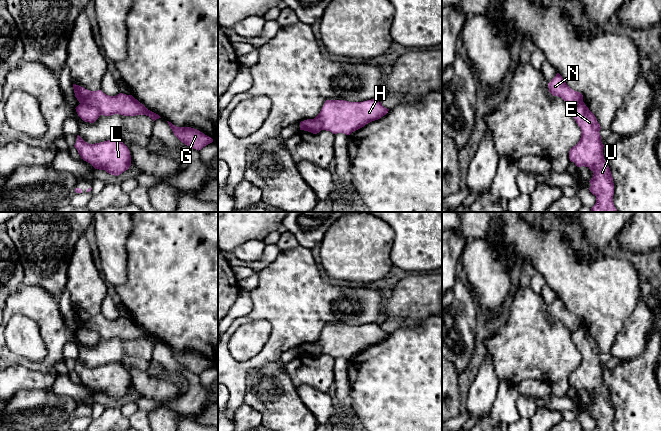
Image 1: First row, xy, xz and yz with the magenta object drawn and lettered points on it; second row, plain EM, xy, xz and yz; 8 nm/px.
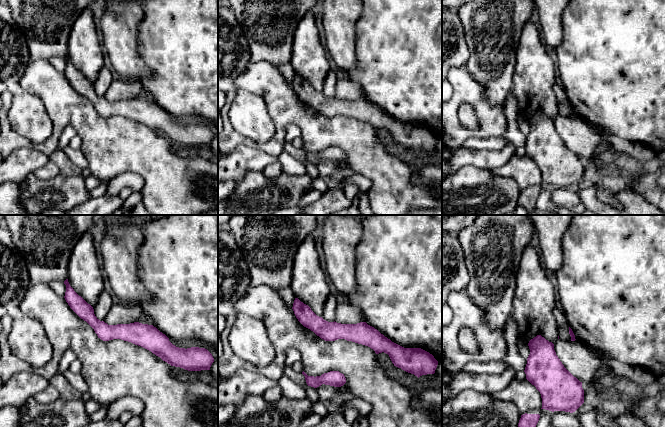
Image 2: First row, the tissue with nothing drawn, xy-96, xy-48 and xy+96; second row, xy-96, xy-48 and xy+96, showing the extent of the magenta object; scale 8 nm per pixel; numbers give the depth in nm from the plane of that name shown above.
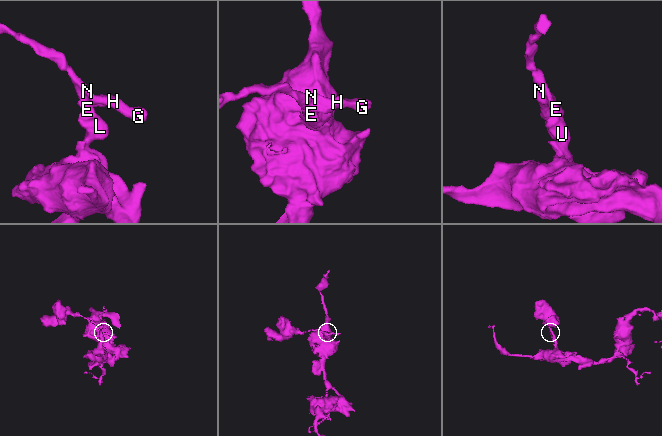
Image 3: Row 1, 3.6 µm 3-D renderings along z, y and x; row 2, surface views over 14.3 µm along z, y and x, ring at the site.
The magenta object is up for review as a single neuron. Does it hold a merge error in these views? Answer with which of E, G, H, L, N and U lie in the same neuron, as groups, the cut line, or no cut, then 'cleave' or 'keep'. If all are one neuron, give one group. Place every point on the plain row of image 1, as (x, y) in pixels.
E L U / G H N | xy (80, 327), (94, 330), (101, 338) | cleave

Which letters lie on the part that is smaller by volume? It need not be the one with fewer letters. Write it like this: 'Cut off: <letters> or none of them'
Cut off: G, H, N

